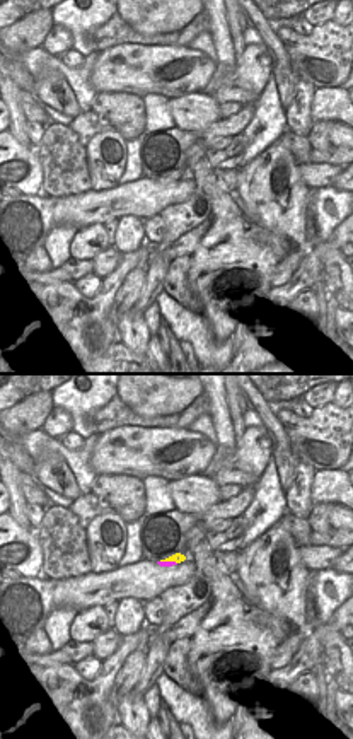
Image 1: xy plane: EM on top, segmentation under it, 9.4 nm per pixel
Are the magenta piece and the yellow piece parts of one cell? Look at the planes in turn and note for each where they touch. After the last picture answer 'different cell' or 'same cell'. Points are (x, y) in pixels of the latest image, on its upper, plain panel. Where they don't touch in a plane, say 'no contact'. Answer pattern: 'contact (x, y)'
contact (169, 180)

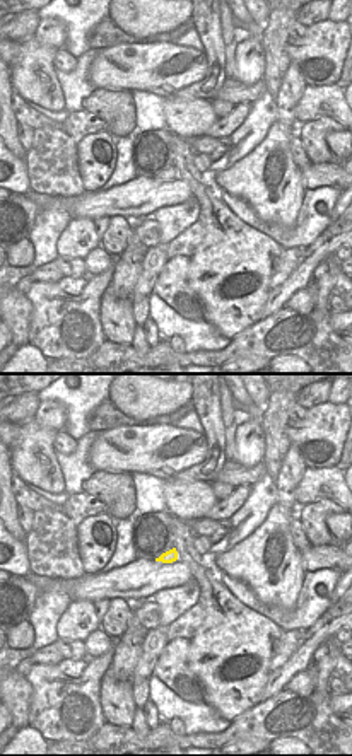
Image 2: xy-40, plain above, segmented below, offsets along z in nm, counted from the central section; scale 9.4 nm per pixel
no contact

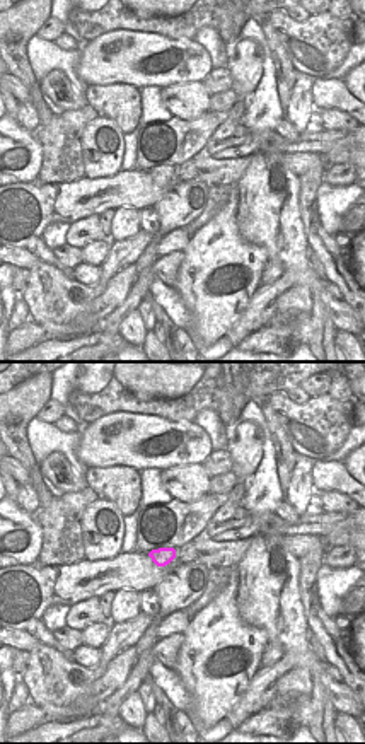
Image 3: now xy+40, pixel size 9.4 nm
no contact

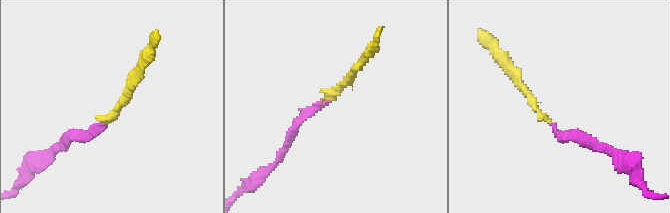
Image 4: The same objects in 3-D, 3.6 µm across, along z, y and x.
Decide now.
same cell

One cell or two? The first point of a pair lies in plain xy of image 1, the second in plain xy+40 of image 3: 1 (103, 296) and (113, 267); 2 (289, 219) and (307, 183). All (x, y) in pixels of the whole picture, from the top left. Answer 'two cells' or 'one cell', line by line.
1: one cell
2: two cells

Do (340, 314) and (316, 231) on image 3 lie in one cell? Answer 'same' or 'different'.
different

